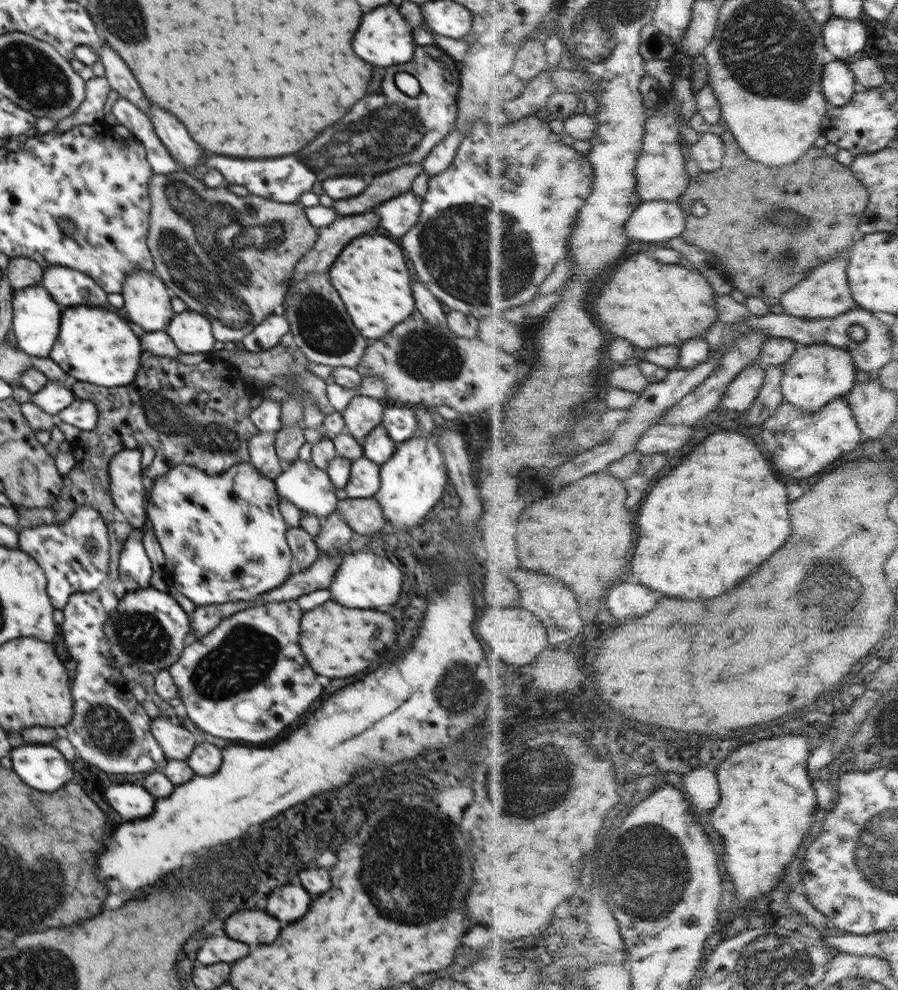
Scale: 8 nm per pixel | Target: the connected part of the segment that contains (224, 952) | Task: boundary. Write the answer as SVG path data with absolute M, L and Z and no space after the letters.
M208 938L198 948L198 962L218 964L218 962L236 962L248 954L248 946L234 942L232 938Z

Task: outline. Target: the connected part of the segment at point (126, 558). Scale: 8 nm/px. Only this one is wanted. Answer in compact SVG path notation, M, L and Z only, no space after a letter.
M133 529L120 553L119 579L127 592L148 588L152 578L152 565L142 545L144 529Z

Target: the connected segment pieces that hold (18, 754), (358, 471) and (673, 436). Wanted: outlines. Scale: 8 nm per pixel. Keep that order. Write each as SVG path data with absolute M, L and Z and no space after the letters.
M48 744L19 746L11 750L10 756L20 780L42 792L56 792L74 776L64 755Z
M365 457L352 463L350 478L344 487L348 499L374 497L380 488L379 469L378 464Z
M656 425L644 434L640 442L637 442L635 451L654 454L654 452L682 450L688 446L688 442L694 436L696 436L696 430L688 425Z

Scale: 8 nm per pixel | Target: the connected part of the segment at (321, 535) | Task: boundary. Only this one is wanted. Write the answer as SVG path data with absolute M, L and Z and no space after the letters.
M337 510L329 514L322 521L322 524L320 532L315 536L319 556L325 552L333 552L333 550L348 544L355 535Z

